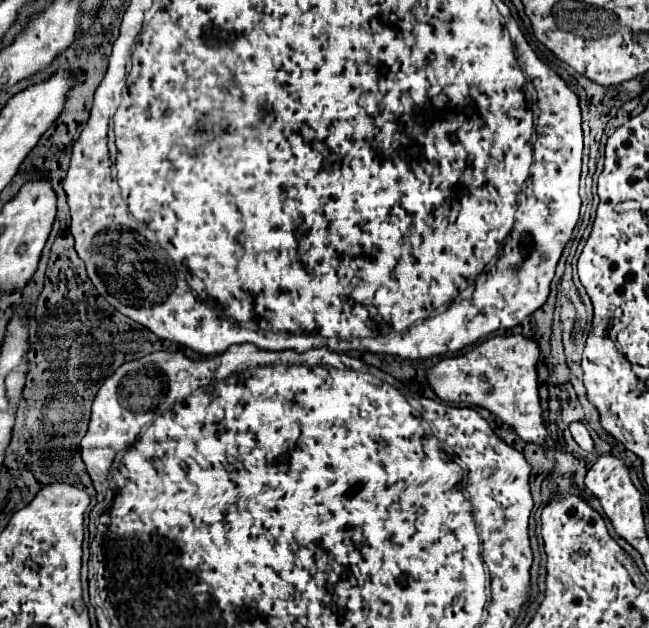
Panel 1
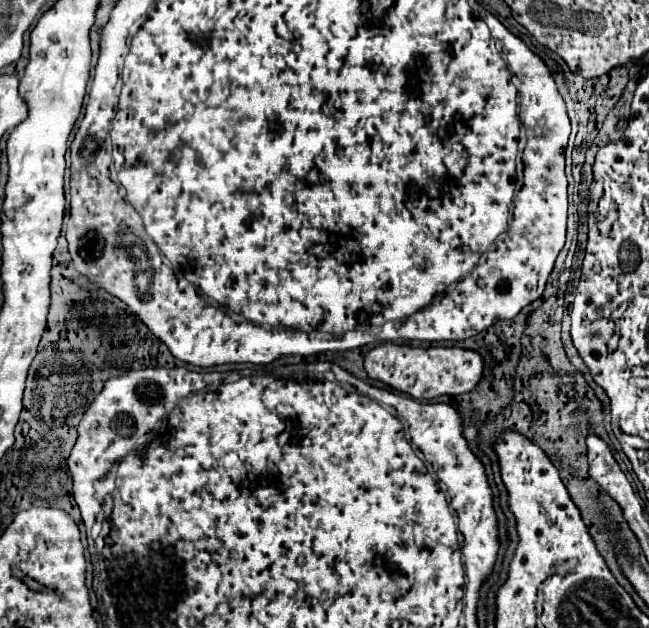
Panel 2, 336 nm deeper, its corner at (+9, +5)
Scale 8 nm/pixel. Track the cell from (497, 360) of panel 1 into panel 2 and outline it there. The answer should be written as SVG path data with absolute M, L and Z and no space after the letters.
M385 343L365 355L365 371L371 379L383 381L395 391L411 393L413 399L435 399L441 395L461 395L471 391L483 373L479 353L459 347L409 347Z

